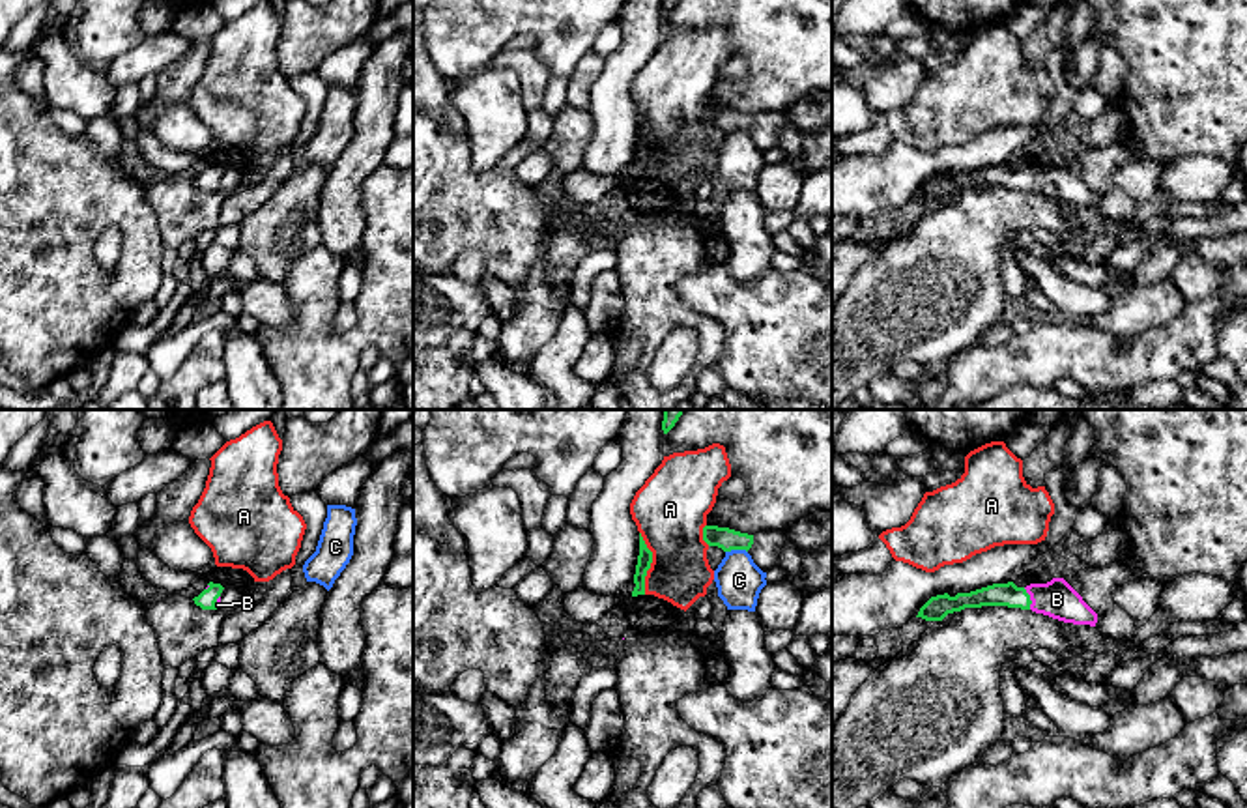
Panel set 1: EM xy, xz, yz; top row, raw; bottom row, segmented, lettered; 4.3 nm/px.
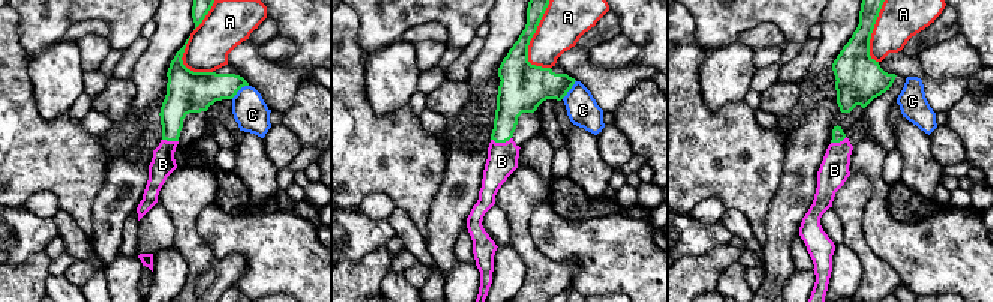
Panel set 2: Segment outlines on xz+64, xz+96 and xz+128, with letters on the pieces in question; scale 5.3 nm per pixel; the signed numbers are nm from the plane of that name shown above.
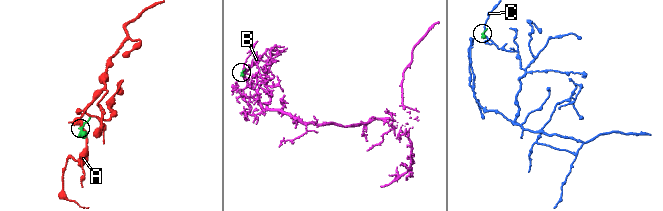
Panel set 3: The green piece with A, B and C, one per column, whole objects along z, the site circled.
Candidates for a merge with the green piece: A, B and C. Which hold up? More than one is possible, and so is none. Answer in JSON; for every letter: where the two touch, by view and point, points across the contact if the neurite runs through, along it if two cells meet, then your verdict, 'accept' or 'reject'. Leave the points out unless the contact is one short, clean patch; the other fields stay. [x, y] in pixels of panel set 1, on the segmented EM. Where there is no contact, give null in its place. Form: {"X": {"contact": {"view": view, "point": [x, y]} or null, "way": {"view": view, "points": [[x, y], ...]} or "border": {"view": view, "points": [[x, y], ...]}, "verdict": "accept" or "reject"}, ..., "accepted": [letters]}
{"A": {"contact": {"view": "xz", "point": [651, 562]}, "verdict": "reject"}, "B": {"contact": {"view": "yz", "point": [1029, 599]}, "way": {"view": "yz", "points": [[1010, 595], [1029, 599], [1057, 599]]}, "verdict": "accept"}, "C": {"contact": {"view": "xz", "point": [735, 548]}, "border": {"view": "xz", "points": [[746, 550], [726, 552]]}, "verdict": "reject"}, "accepted": ["B"]}

